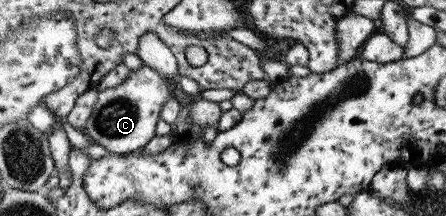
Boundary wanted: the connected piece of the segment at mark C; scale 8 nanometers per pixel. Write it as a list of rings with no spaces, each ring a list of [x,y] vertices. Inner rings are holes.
[[[141,63],[140,68],[136,71],[129,71],[127,77],[119,85],[99,91],[92,112],[89,114],[89,118],[85,120],[83,135],[87,135],[90,142],[101,145],[103,151],[110,154],[129,154],[140,151],[147,141],[155,135],[155,123],[159,117],[161,106],[167,102],[169,97],[172,97],[172,92],[169,91],[169,85],[165,80],[165,77],[161,77],[157,71],[153,71],[151,67]]]

